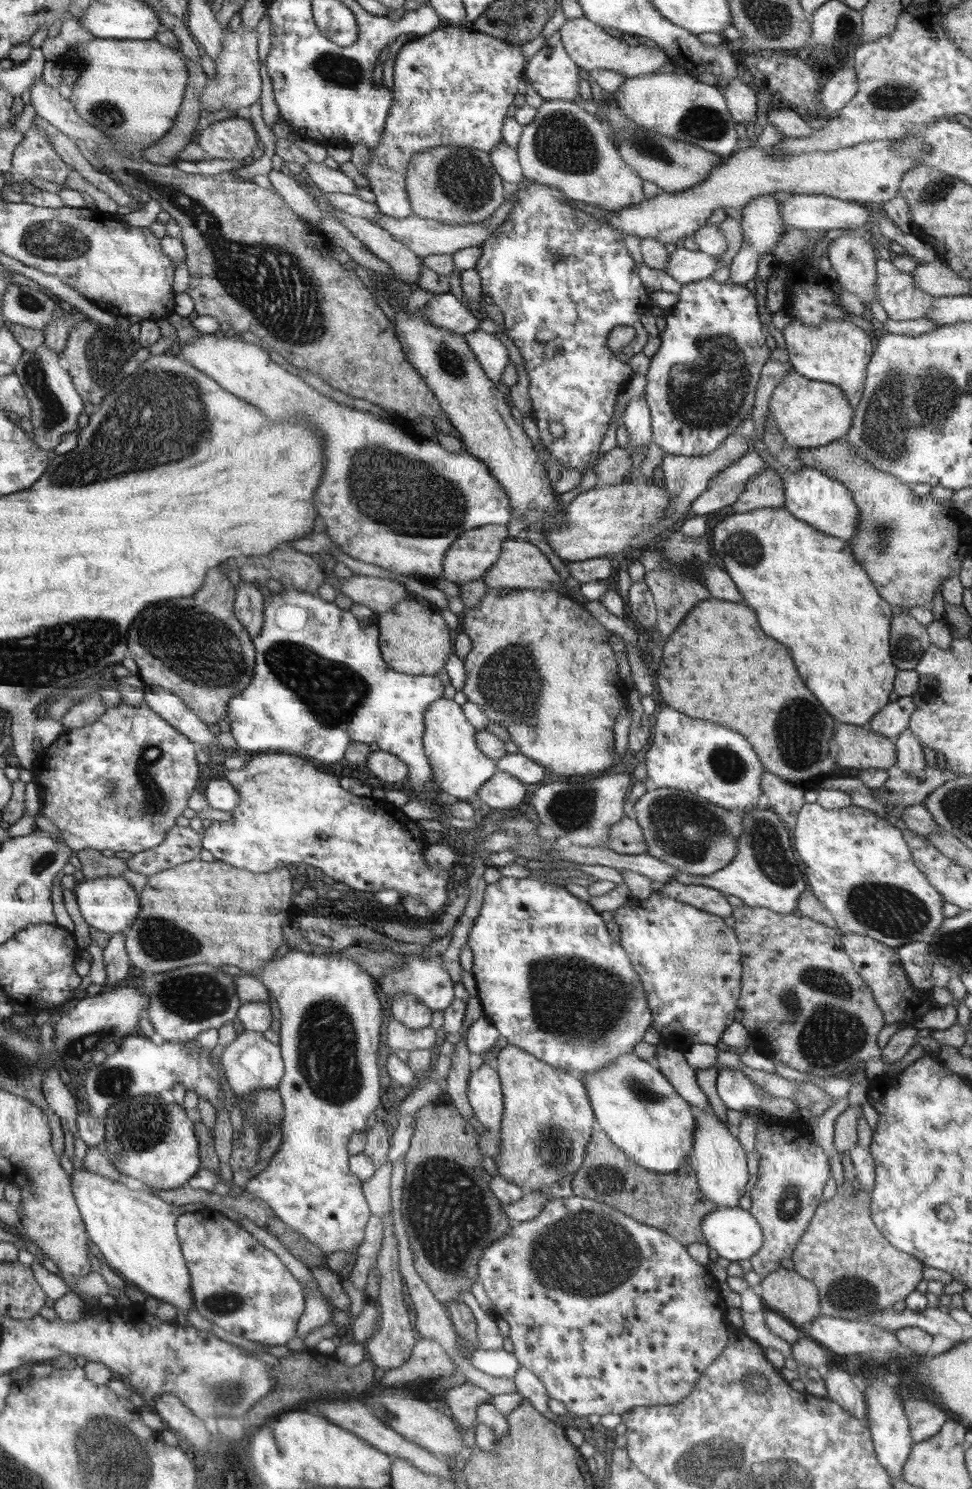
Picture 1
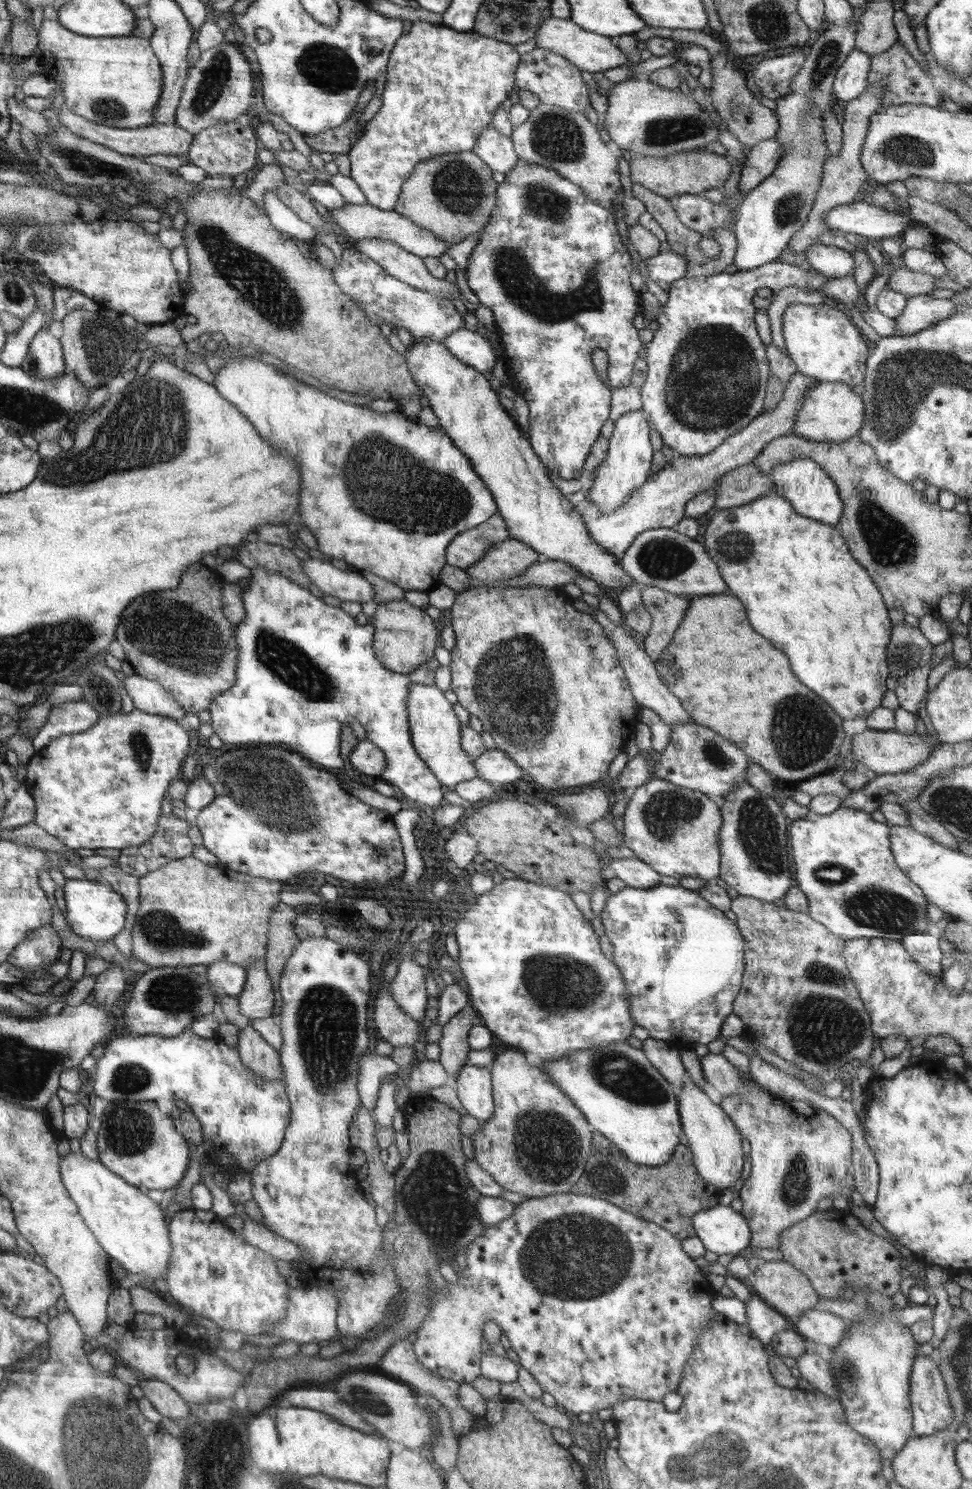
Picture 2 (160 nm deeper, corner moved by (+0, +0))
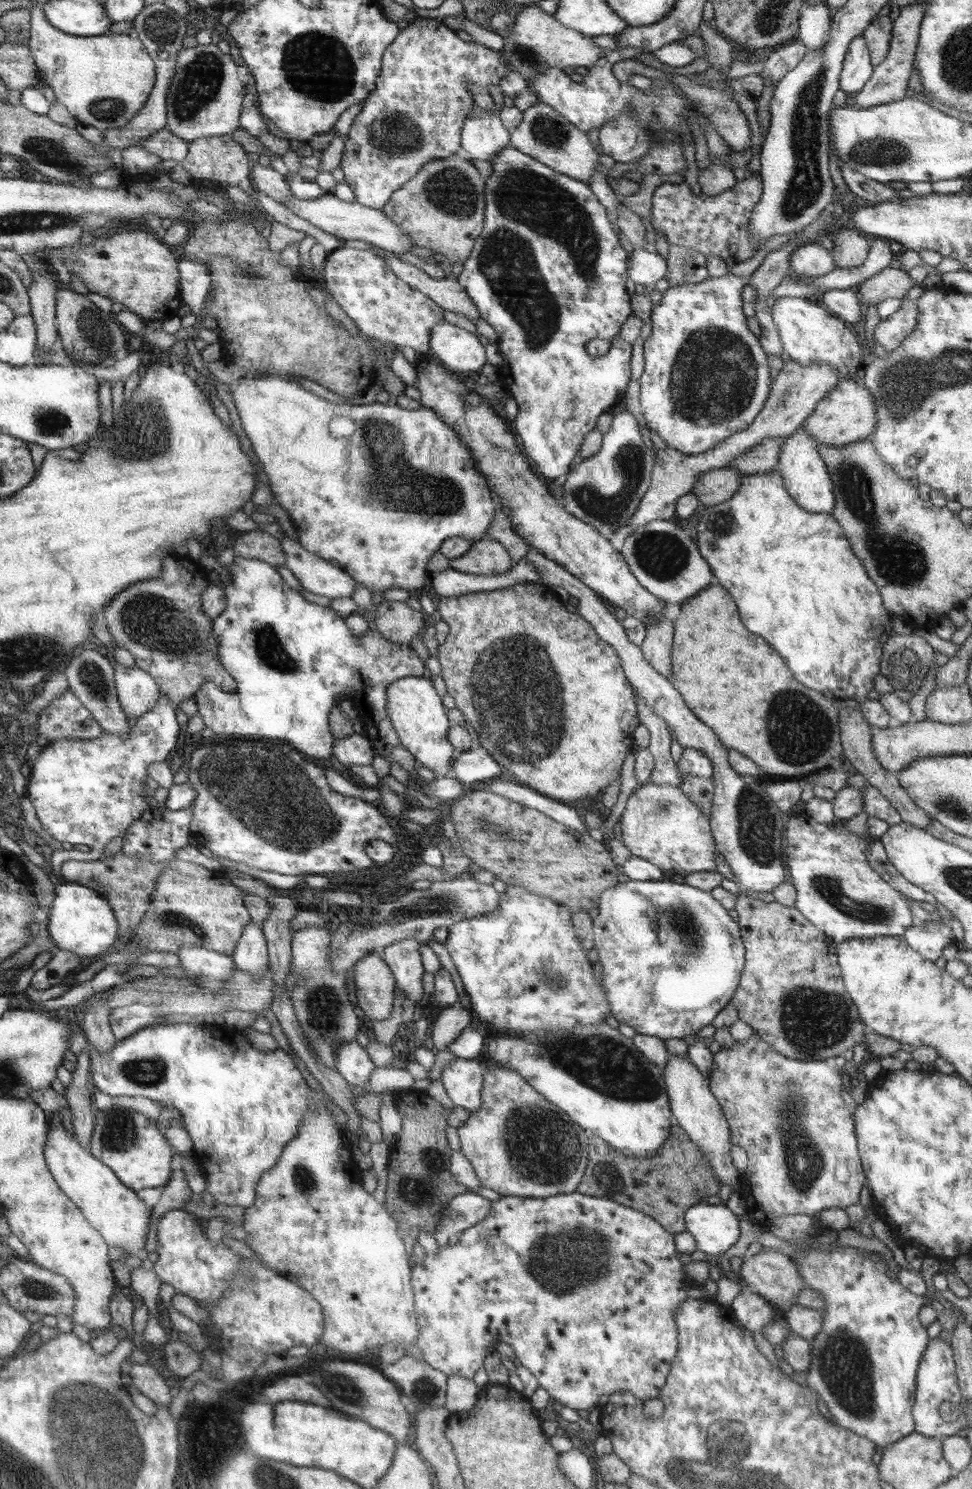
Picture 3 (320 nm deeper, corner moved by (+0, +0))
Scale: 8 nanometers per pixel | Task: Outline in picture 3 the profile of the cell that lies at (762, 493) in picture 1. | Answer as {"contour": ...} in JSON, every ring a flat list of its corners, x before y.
{"contour":[[730,466,703,472,699,479,696,479,697,483,691,493,698,496,704,506,716,506,716,504,732,498,740,486,742,475,744,474]]}

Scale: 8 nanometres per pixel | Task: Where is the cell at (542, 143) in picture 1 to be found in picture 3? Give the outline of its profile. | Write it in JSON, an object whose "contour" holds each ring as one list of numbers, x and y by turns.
{"contour":[[542,102,523,111,522,123,510,133,510,137,511,145,520,152,528,153,528,156,585,183,590,182,598,164,598,152,590,144,584,130,576,128,568,118]]}

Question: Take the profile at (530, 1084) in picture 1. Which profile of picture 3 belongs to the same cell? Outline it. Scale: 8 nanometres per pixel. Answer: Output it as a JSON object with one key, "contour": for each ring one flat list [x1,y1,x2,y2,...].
{"contour":[[492,1066,488,1069,483,1080,483,1104,478,1111,472,1111,468,1120,464,1124,457,1128,458,1136,460,1140,460,1151,462,1155,472,1163,476,1176,479,1178,480,1184,484,1188,490,1188,495,1190,504,1196,519,1196,529,1199,544,1198,549,1196,556,1196,564,1193,576,1192,579,1188,579,1184,583,1180,584,1170,586,1164,590,1163,588,1158,588,1137,589,1133,582,1127,578,1126,563,1110,560,1110,555,1104,548,1102,544,1099,540,1093,536,1092,531,1085,528,1085,528,1081,524,1079,524,1076,520,1076,519,1072,512,1070,511,1068,502,1068]]}

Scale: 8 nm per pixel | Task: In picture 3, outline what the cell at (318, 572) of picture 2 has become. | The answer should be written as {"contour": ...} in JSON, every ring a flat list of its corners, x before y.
{"contour":[[288,536,280,541,286,554,286,568,300,581,302,589,332,600,351,598,356,590,354,578,330,562,305,550]]}

